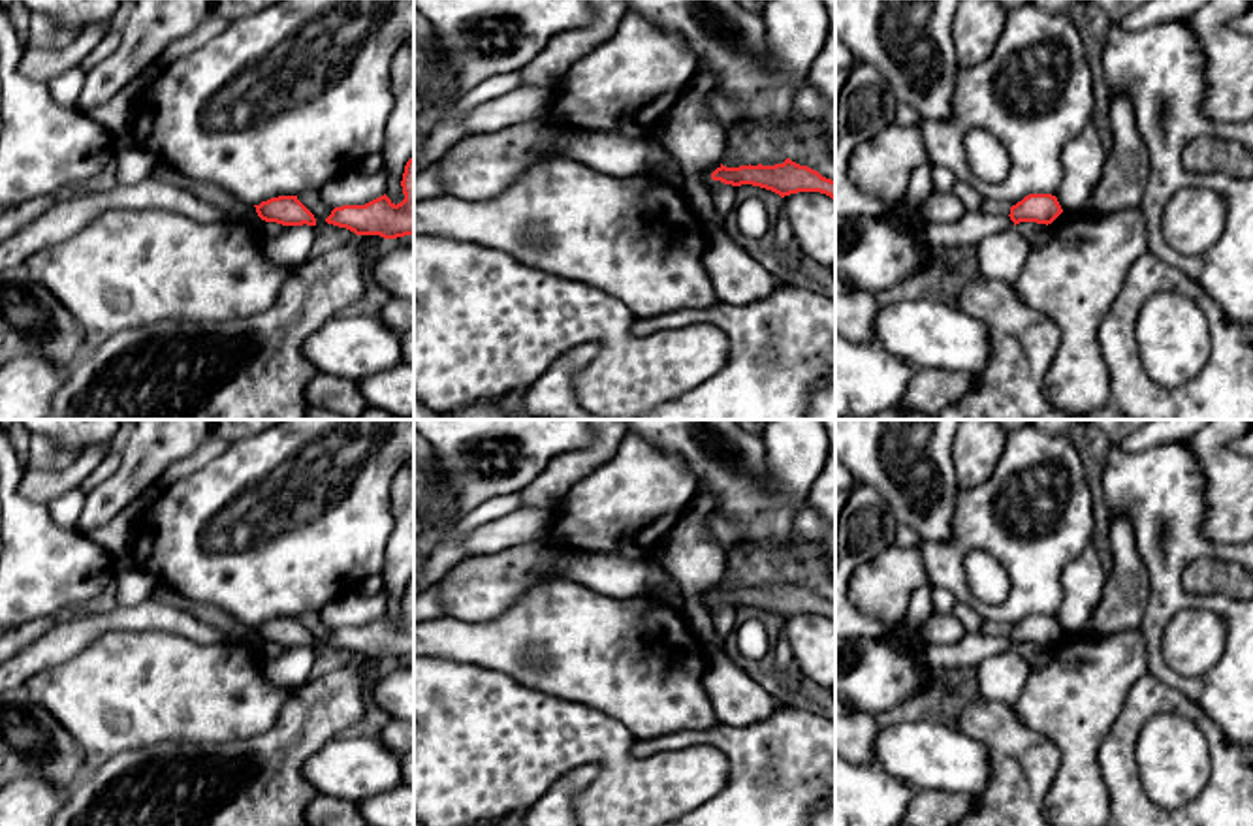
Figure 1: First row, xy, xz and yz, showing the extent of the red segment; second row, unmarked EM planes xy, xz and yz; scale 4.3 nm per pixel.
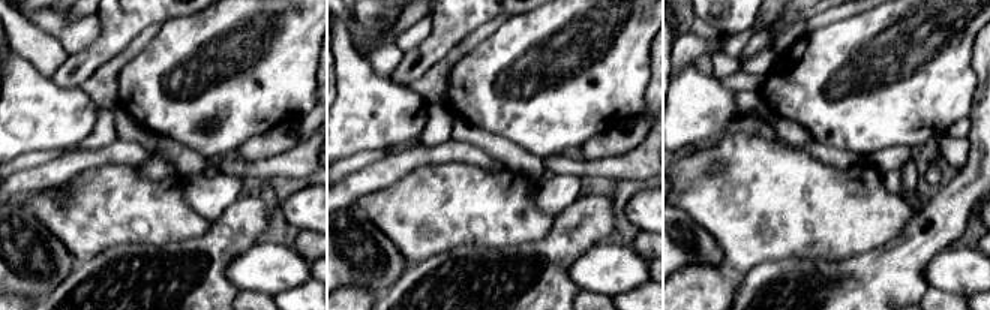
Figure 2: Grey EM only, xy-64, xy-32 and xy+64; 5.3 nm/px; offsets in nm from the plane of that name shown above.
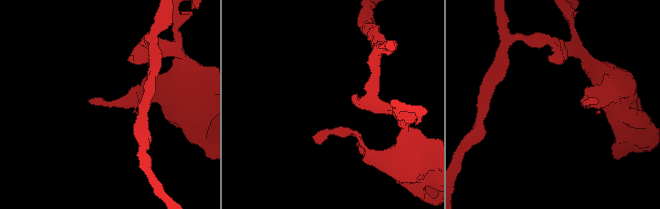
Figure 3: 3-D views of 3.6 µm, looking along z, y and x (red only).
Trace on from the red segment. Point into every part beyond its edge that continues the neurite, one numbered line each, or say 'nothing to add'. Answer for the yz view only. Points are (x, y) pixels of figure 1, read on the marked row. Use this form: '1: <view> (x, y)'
nothing to add

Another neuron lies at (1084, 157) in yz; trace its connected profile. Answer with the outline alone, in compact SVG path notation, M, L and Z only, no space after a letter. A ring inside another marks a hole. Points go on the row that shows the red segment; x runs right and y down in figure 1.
M1093 122L1065 145L1061 156L1065 175L1055 192L1063 211L1082 211L1086 207L1106 158Z

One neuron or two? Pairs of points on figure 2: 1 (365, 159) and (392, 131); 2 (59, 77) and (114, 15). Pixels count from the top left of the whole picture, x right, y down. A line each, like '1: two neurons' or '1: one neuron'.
1: two neurons
2: one neuron

